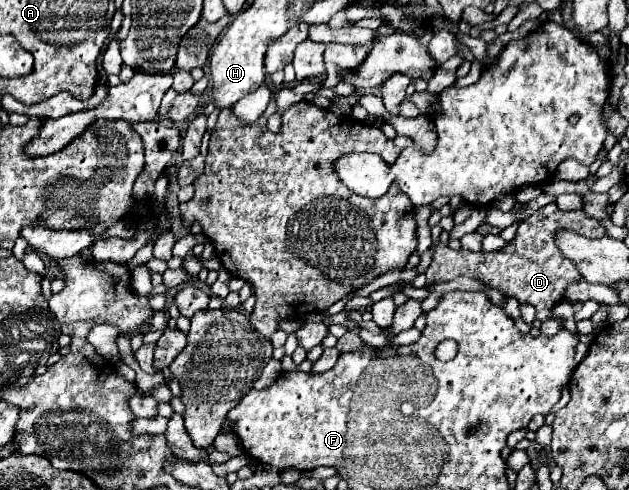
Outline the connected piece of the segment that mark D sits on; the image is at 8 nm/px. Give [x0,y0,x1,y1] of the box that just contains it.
[427,203,607,311]

